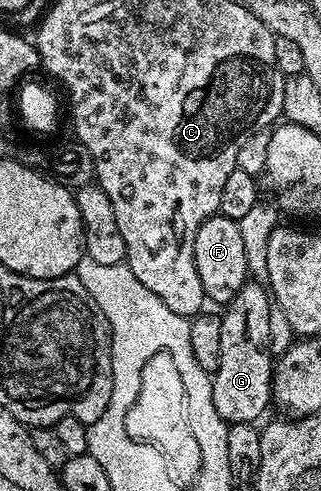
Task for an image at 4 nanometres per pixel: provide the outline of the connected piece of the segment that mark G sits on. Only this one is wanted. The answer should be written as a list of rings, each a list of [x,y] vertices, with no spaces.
[[[246,283],[236,299],[224,306],[220,314],[219,363],[211,376],[215,411],[219,411],[219,415],[229,425],[260,422],[265,408],[270,408],[275,364],[275,358],[268,349],[270,312],[271,295],[266,286]]]

